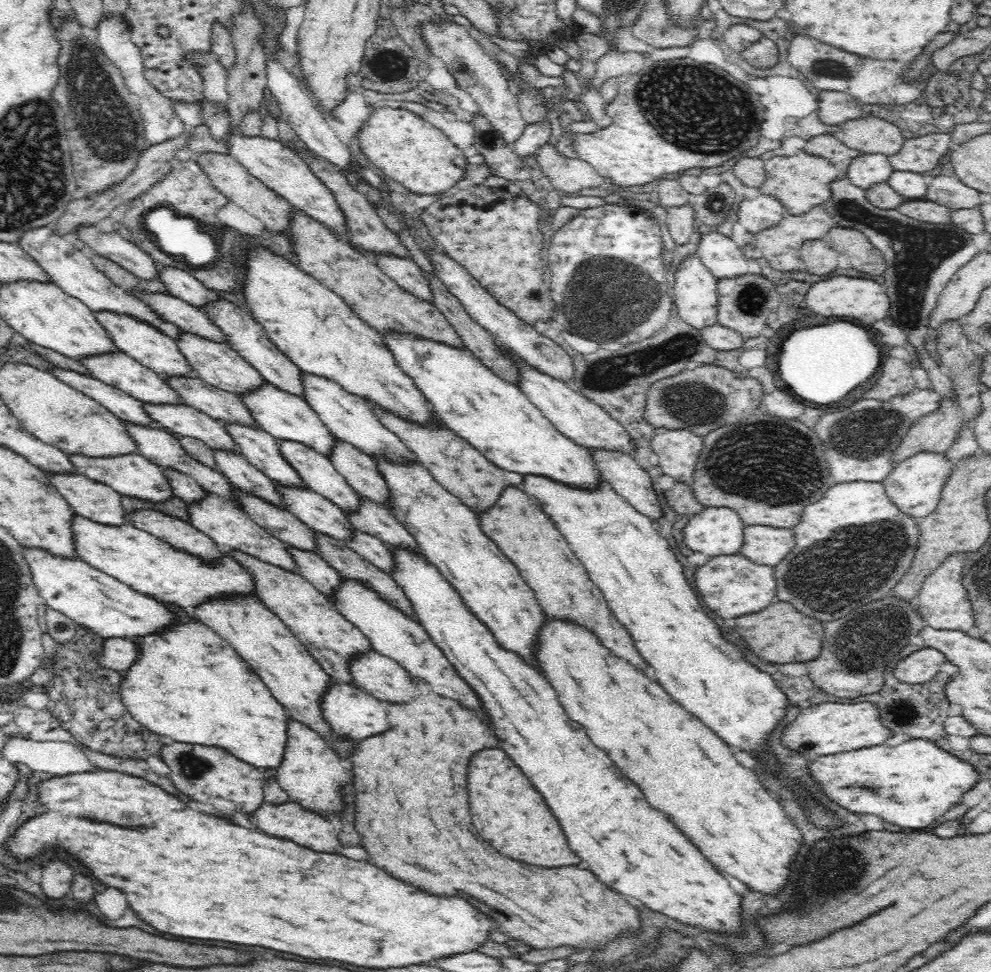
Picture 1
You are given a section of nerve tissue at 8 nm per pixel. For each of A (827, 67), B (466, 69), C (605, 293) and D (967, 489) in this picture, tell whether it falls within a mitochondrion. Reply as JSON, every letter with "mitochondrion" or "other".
{"A":"mitochondrion","B":"mitochondrion","C":"mitochondrion","D":"other"}

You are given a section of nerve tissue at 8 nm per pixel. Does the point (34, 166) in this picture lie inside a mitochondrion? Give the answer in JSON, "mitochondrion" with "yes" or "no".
{"mitochondrion":"yes"}

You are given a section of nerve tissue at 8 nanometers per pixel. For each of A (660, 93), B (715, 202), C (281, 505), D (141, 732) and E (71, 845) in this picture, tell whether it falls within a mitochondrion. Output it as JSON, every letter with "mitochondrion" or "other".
{"A":"mitochondrion","B":"mitochondrion","C":"other","D":"other","E":"other"}

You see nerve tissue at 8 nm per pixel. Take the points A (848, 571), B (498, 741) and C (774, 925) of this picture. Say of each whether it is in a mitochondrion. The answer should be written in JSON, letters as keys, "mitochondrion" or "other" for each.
{"A":"mitochondrion","B":"other","C":"other"}

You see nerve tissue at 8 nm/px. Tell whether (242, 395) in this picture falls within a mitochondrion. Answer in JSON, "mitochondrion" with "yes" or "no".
{"mitochondrion":"no"}

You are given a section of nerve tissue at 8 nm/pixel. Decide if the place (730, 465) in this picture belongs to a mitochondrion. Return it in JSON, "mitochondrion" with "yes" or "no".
{"mitochondrion":"yes"}

